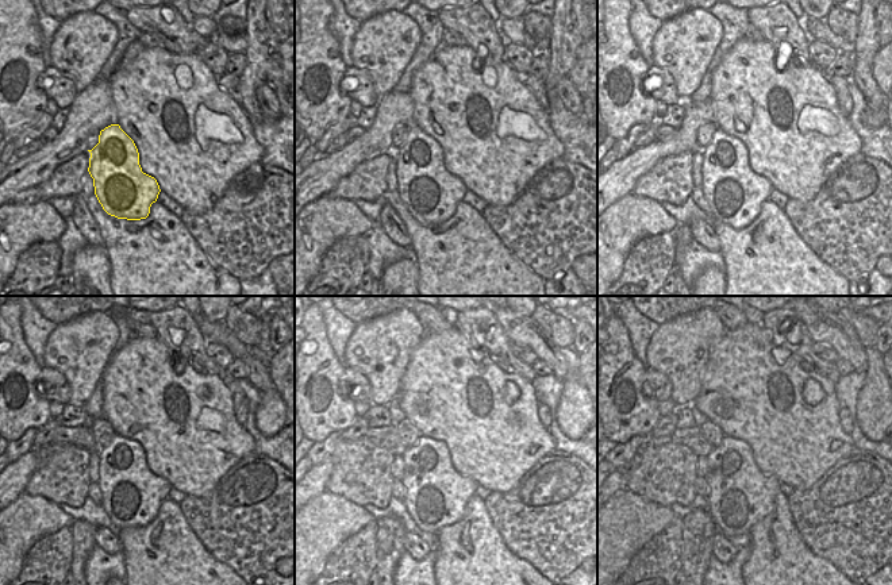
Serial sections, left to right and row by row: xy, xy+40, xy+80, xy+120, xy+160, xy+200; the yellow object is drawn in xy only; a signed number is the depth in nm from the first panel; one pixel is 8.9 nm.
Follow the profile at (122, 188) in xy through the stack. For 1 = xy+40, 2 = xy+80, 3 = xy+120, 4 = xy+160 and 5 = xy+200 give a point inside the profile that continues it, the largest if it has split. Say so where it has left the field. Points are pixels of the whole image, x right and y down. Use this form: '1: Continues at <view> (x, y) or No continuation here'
1: Continues at xy+40 (431, 193)
2: Continues at xy+80 (734, 192)
3: Continues at xy+120 (131, 495)
4: Continues at xy+160 (435, 495)
5: Continues at xy+200 (741, 495)

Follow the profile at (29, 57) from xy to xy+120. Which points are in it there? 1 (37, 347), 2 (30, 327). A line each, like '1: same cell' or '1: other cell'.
1: other cell
2: other cell

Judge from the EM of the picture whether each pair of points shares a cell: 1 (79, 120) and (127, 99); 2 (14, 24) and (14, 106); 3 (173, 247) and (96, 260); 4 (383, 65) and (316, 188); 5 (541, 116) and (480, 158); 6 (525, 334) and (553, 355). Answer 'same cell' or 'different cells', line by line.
1: different cells
2: same cell
3: different cells
4: different cells
5: same cell
6: same cell

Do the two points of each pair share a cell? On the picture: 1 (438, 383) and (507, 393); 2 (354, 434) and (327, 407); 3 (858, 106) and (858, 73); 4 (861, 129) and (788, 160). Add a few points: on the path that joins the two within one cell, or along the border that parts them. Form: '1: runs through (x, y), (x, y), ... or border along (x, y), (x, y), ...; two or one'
1: runs through (456, 383), (481, 376), (489, 384); one
2: border along (357, 416), (339, 434); two
3: border along (849, 79), (858, 88), (871, 110); two
4: border along (848, 118), (861, 142), (861, 150); two

